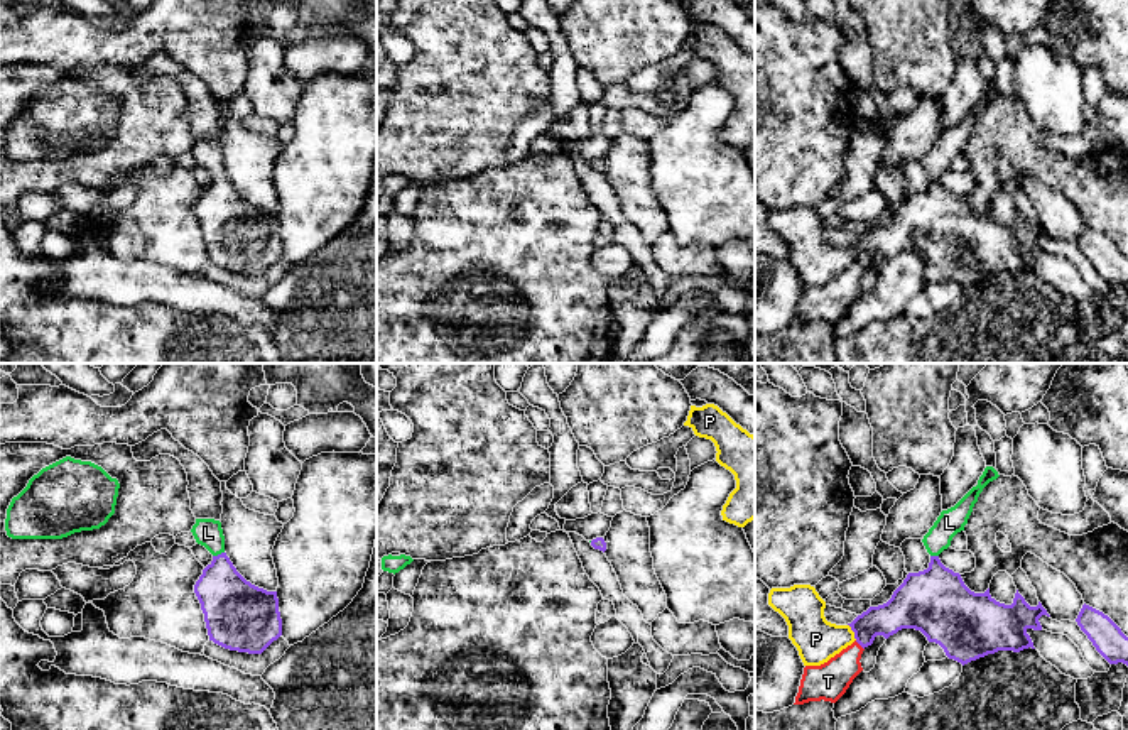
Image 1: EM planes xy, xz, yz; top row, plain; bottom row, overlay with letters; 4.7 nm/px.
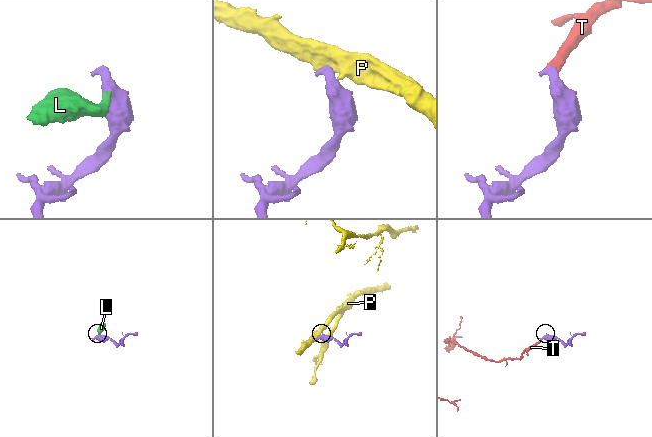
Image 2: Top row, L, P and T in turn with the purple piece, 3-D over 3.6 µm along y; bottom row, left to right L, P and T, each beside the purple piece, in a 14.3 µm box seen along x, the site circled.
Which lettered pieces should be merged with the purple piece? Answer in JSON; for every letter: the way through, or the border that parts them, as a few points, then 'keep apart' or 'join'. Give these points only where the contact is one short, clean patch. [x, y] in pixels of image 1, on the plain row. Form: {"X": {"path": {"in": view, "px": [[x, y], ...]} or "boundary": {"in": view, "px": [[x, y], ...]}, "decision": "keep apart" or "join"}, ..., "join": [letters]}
{"L": {"path": {"in": "xy", "px": [[232, 227], [220, 210], [218, 176], [208, 154]]}, "decision": "join"}, "P": {"boundary": {"in": "yz", "px": [[848, 245], [856, 261]]}, "decision": "keep apart"}, "T": {"path": {"in": "yz", "px": [[900, 234], [882, 242], [860, 266], [828, 303]]}, "decision": "join"}, "join": ["L", "T"]}

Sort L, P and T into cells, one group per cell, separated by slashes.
L T / P

